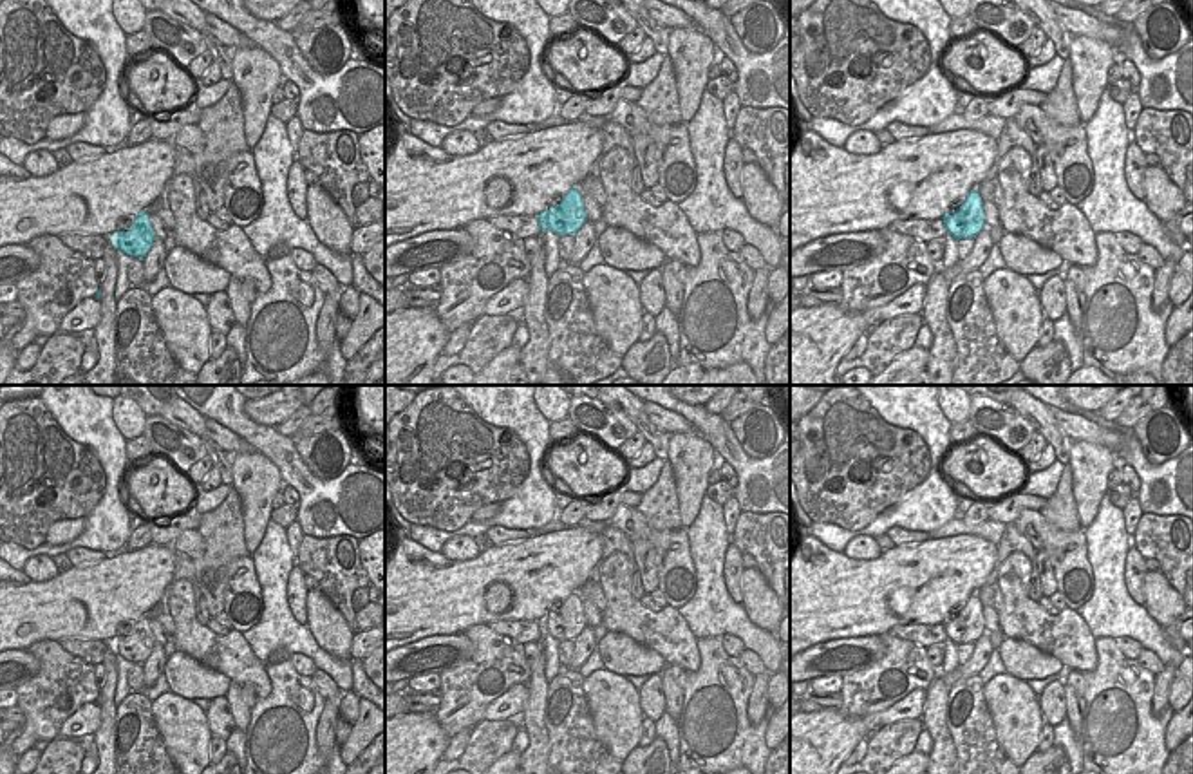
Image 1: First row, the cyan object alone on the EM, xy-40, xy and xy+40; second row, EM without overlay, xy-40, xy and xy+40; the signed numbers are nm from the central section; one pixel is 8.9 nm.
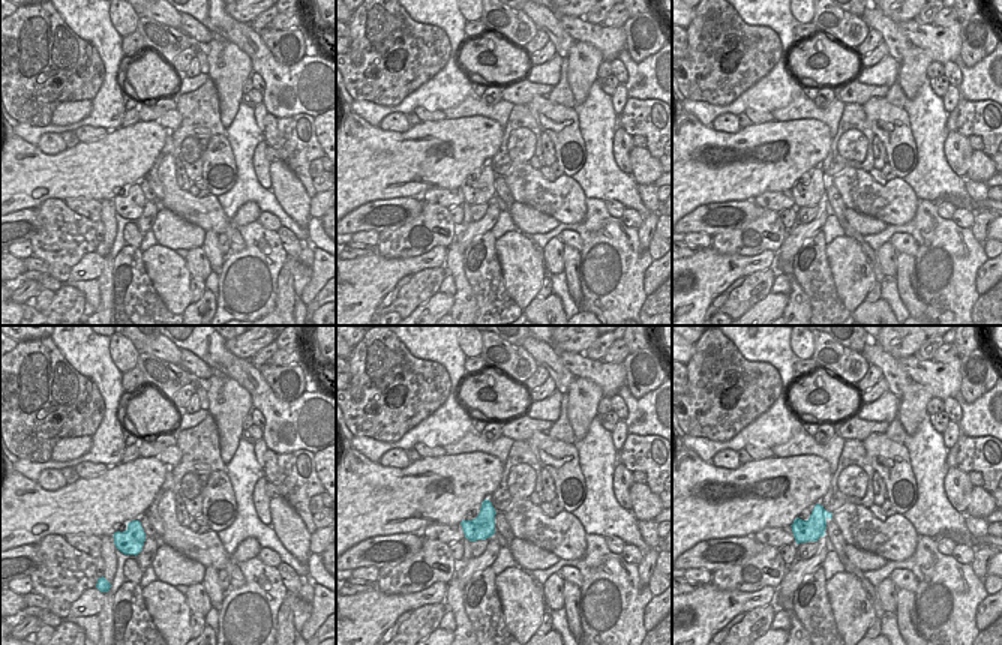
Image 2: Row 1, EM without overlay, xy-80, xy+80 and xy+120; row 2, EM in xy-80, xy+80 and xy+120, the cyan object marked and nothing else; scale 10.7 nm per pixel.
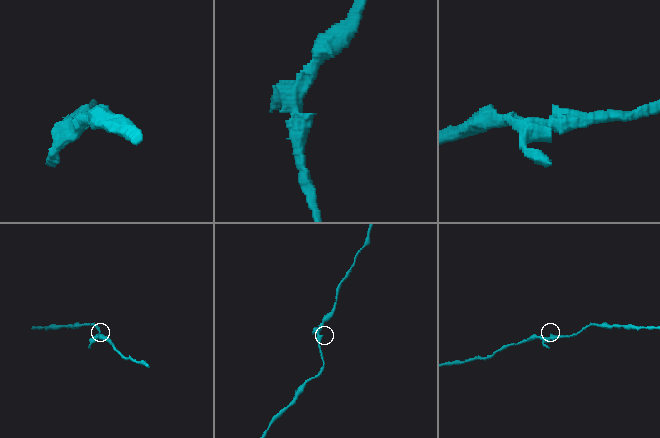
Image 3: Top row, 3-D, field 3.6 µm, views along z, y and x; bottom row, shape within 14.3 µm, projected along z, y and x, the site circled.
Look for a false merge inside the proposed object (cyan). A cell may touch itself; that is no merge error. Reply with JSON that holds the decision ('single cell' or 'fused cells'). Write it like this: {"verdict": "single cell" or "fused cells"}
{"verdict": "single cell"}

